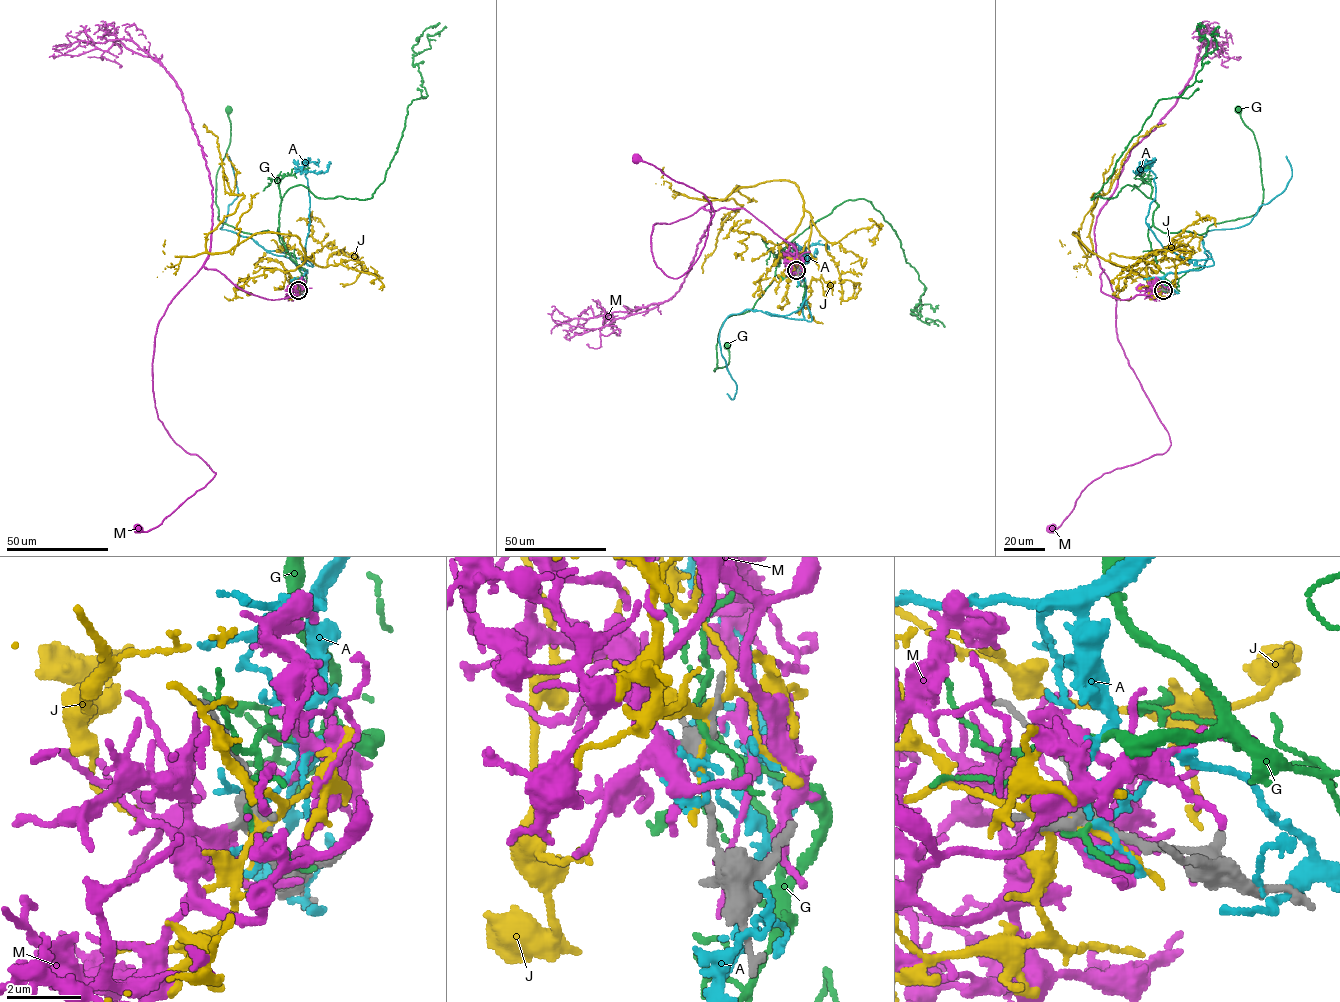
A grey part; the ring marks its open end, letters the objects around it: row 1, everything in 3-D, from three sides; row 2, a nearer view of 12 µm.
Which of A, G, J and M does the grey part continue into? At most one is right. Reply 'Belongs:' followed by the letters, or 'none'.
Belongs: M

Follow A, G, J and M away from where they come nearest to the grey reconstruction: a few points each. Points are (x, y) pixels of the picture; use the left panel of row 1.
A: (299, 289), (307, 270), (289, 258), (267, 251), (307, 259), (310, 198), (306, 169), (326, 172), (331, 163)
G: (299, 289), (306, 284), (279, 226), (276, 232), (256, 234), (218, 219), (216, 176), (230, 141), (228, 109)
J: (299, 289), (286, 273), (305, 261), (295, 235), (207, 250), (243, 195), (231, 193), (203, 123)
M: (298, 289), (265, 299), (203, 266), (172, 300), (154, 405), (216, 474), (138, 528)

